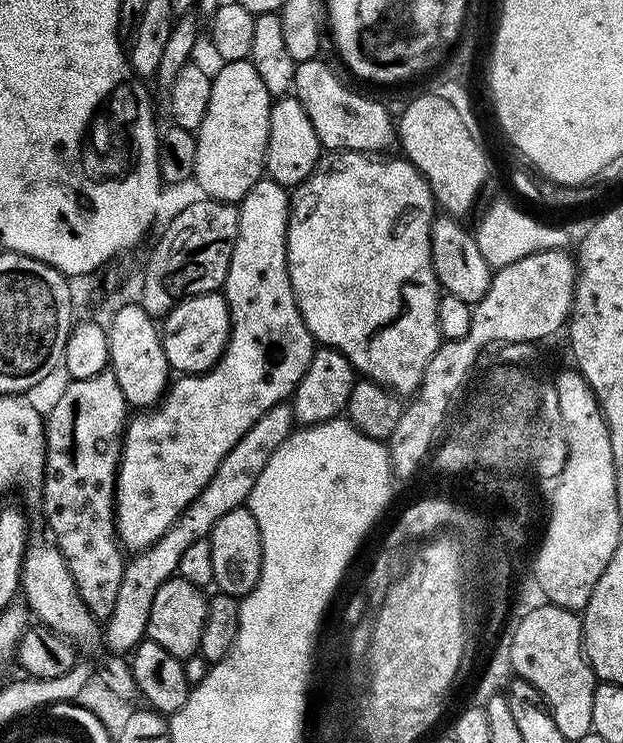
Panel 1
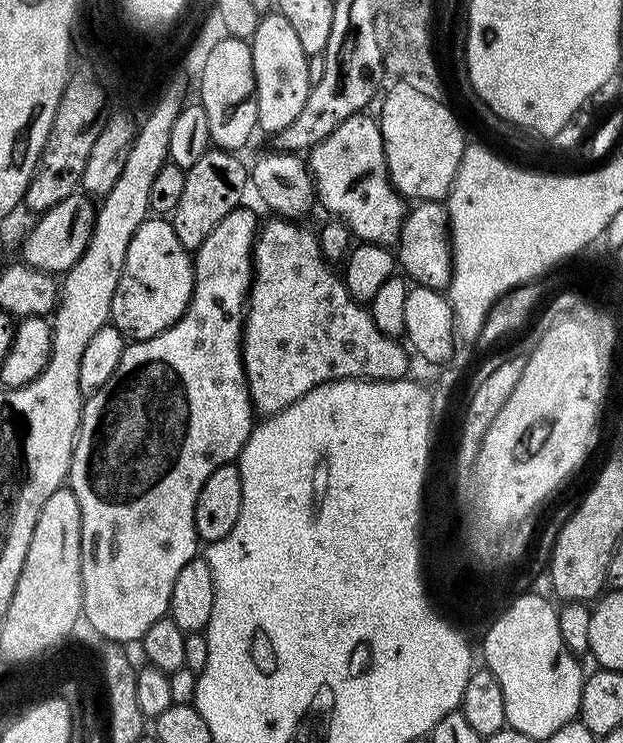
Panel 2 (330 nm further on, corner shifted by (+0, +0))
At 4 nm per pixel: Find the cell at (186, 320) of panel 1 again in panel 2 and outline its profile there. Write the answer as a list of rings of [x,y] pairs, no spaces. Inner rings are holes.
[[[149,218],[138,226],[126,250],[126,262],[112,299],[111,327],[124,333],[129,341],[149,340],[174,326],[188,309],[192,297],[194,260],[189,249],[178,242],[168,218]]]

